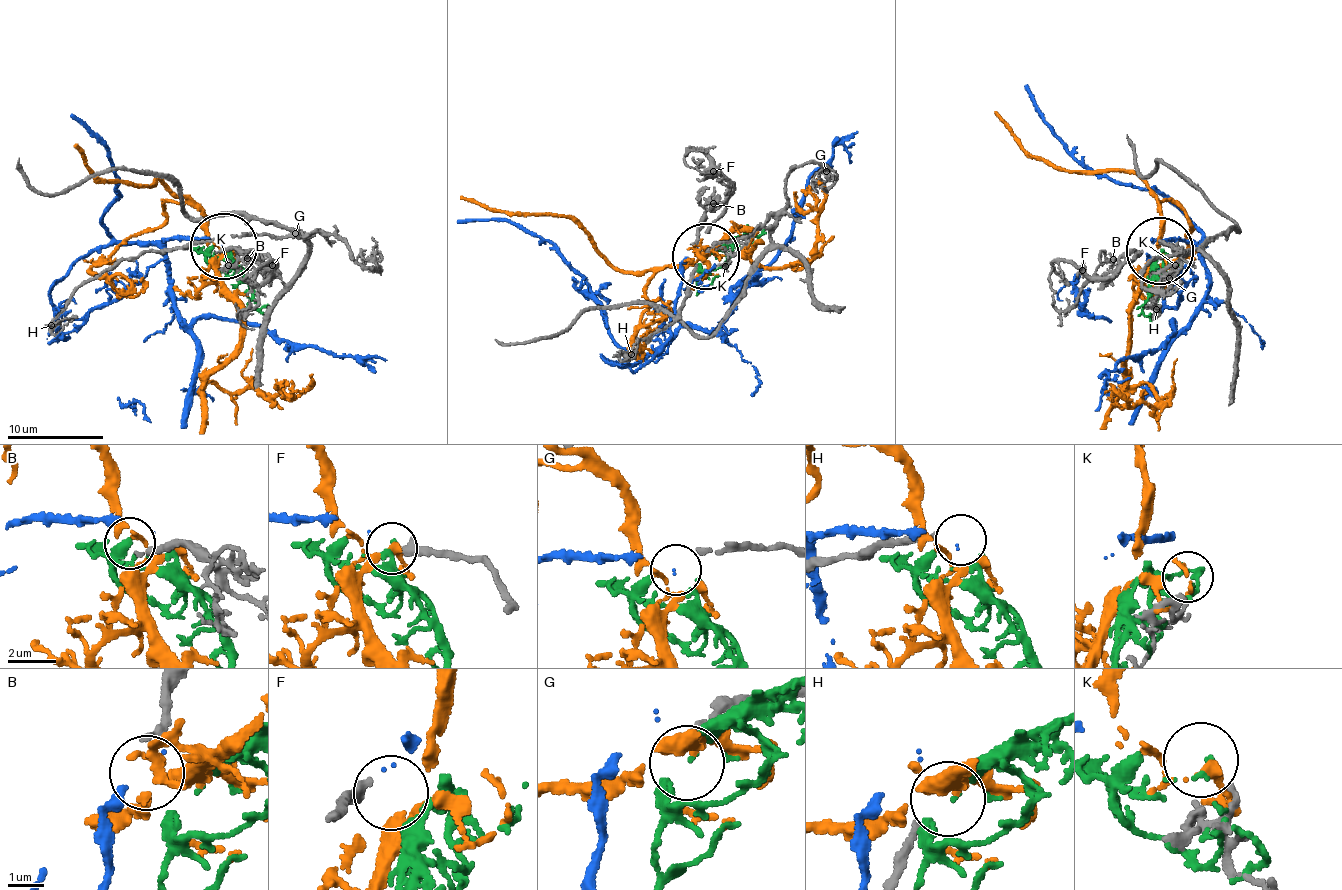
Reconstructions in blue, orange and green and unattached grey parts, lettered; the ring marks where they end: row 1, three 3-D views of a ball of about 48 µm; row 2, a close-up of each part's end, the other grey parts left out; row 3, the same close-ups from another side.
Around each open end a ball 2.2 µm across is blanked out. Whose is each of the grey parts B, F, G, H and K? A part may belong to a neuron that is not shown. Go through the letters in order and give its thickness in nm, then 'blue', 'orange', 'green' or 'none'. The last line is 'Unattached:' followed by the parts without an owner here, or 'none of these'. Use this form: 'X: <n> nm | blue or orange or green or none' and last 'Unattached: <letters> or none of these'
B: 240 nm | orange
F: 400 nm | blue
G: 220 nm | green
H: 200 nm | none
K: 200 nm | none
Unattached: H, K

